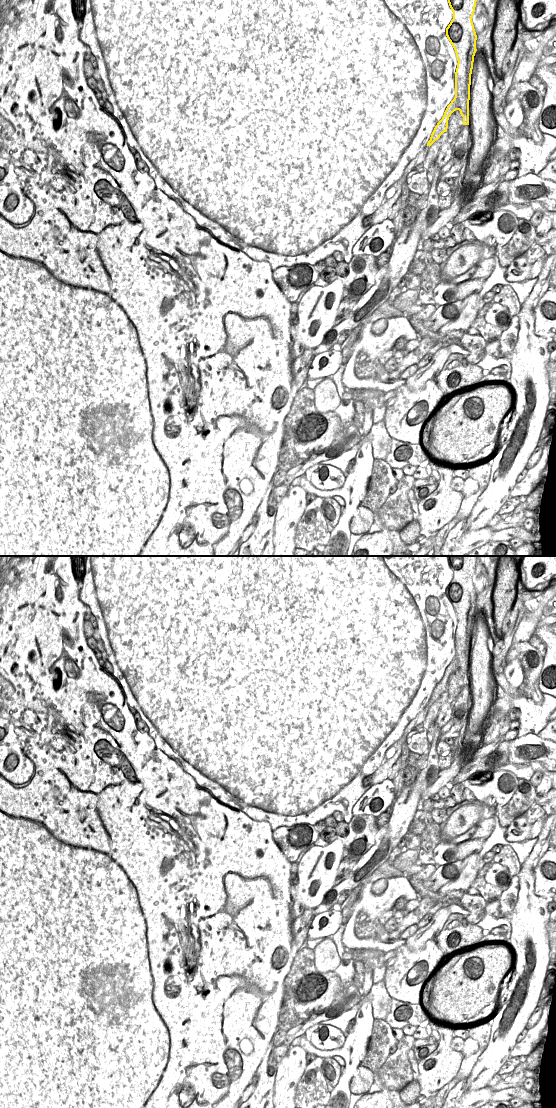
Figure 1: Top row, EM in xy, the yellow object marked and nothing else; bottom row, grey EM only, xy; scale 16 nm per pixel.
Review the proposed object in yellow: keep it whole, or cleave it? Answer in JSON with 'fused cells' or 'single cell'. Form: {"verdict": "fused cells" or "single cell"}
{"verdict": "fused cells"}

